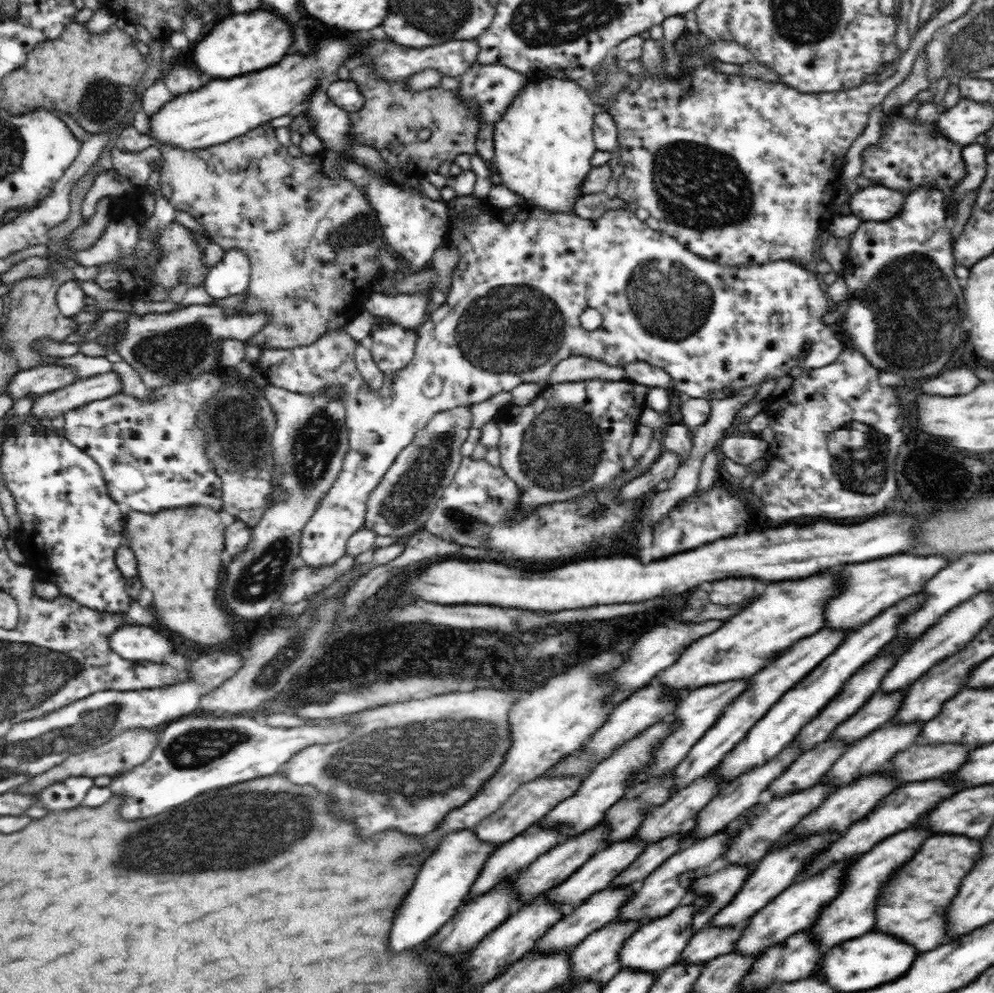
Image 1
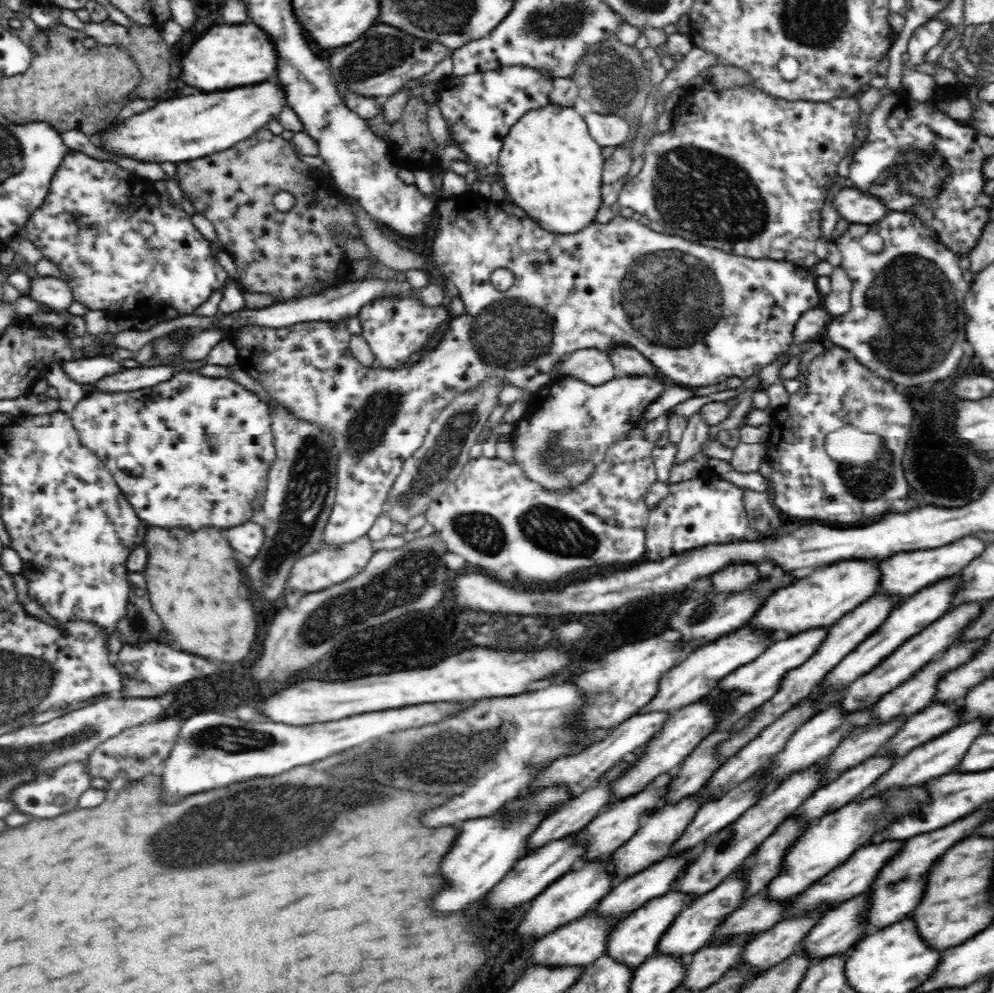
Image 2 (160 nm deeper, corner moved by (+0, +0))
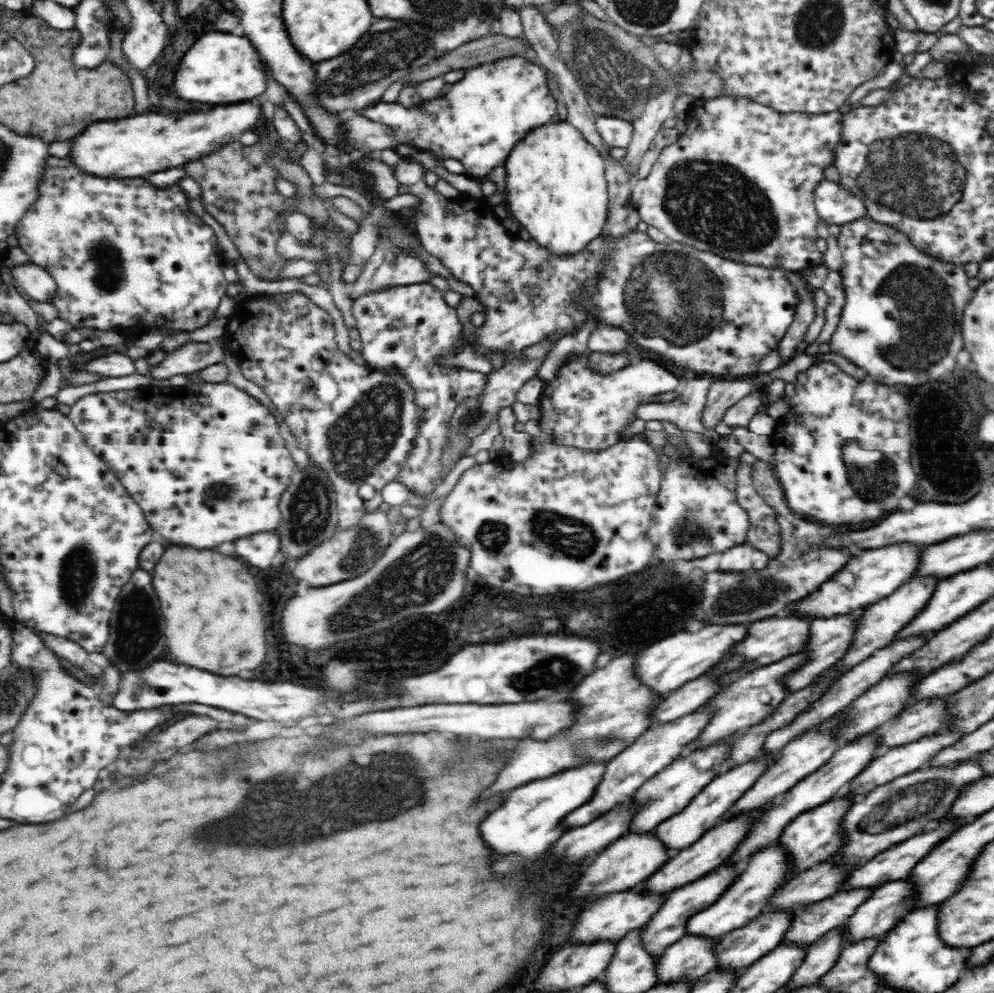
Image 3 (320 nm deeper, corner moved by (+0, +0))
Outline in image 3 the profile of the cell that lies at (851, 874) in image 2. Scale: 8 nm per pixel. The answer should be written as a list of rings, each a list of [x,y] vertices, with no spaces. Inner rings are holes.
[[[946,820],[946,822],[940,822],[934,830],[930,828],[924,830],[924,832],[919,835],[913,836],[910,840],[902,842],[896,846],[892,846],[890,850],[886,850],[884,854],[876,855],[872,860],[869,860],[864,866],[858,866],[848,882],[844,884],[846,888],[844,890],[849,890],[852,888],[862,888],[862,886],[878,886],[878,884],[884,884],[885,882],[890,882],[890,880],[904,880],[904,874],[908,874],[908,870],[912,870],[912,866],[916,866],[917,862],[920,862],[920,858],[924,858],[924,854],[936,846],[936,842],[940,842],[940,838],[946,838],[948,834],[952,834],[952,830],[960,830],[960,826],[964,826],[964,822],[952,822],[952,820]]]

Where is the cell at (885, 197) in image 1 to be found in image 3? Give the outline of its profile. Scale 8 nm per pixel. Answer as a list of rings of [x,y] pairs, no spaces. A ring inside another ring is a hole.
[[[827,178],[815,186],[815,207],[819,220],[828,225],[844,225],[867,217],[862,199],[839,181]]]

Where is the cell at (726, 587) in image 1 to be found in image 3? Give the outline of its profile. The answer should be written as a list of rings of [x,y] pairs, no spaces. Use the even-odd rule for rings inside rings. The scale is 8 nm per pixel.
[[[746,542],[744,544],[733,546],[724,551],[720,556],[719,570],[728,572],[730,570],[746,571],[750,569],[764,568],[770,556],[758,547]]]

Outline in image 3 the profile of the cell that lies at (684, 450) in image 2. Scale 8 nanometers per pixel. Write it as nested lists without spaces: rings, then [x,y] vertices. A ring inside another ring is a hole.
[[[752,376],[740,379],[720,379],[710,385],[702,422],[706,428],[713,428],[722,420],[723,414],[738,401],[754,391],[760,390],[760,382]]]

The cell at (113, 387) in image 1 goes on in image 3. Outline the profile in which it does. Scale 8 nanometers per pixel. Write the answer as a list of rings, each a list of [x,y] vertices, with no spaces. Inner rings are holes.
[[[218,340],[211,343],[188,342],[166,356],[156,367],[151,367],[151,376],[164,380],[176,374],[191,374],[202,368],[223,363],[224,347]]]

